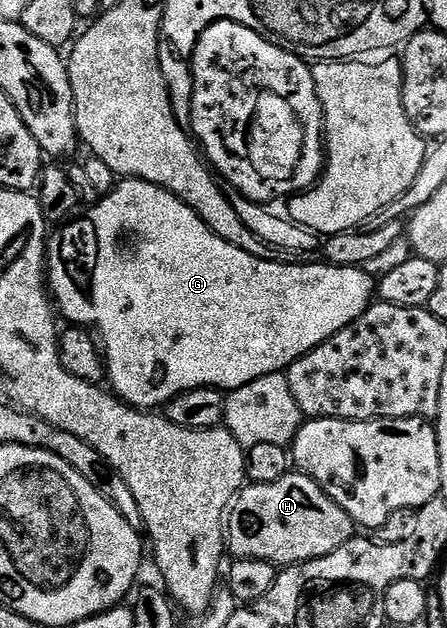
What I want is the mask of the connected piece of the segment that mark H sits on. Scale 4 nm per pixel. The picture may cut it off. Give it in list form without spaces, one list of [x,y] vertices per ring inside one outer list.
[[[302,472],[286,474],[277,484],[247,484],[239,491],[229,507],[225,518],[225,550],[232,559],[261,560],[271,562],[276,568],[295,566],[298,562],[317,560],[321,556],[329,556],[329,552],[337,552],[341,544],[356,537],[355,522],[317,483]]]

